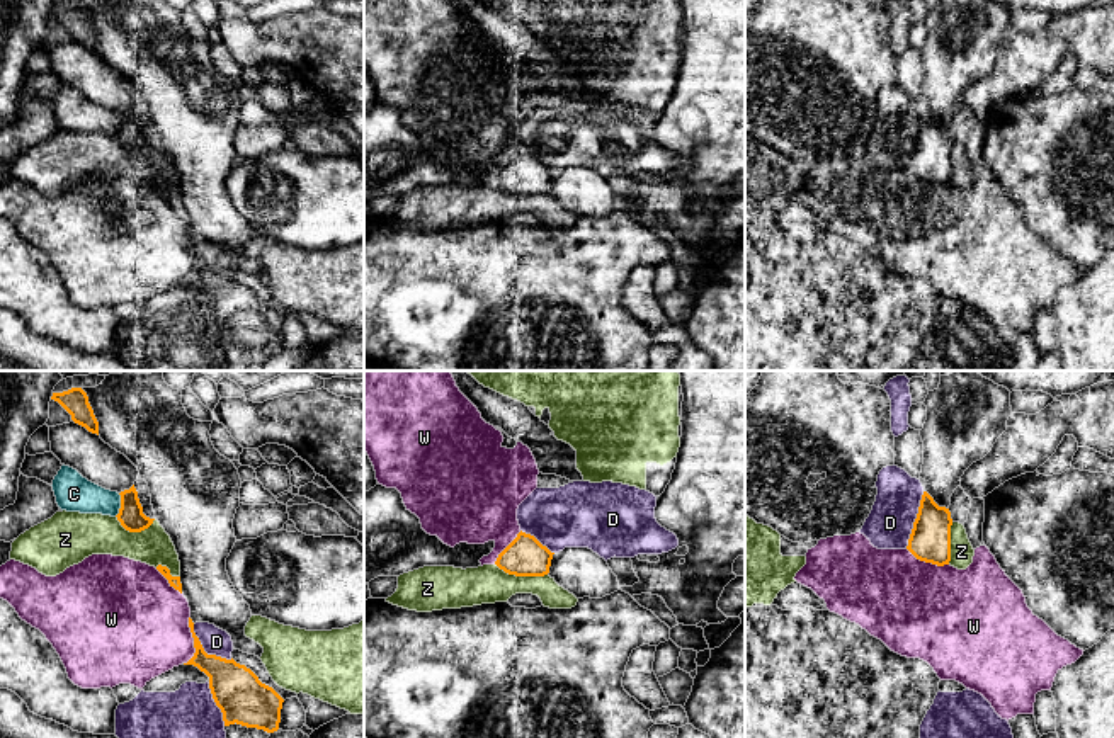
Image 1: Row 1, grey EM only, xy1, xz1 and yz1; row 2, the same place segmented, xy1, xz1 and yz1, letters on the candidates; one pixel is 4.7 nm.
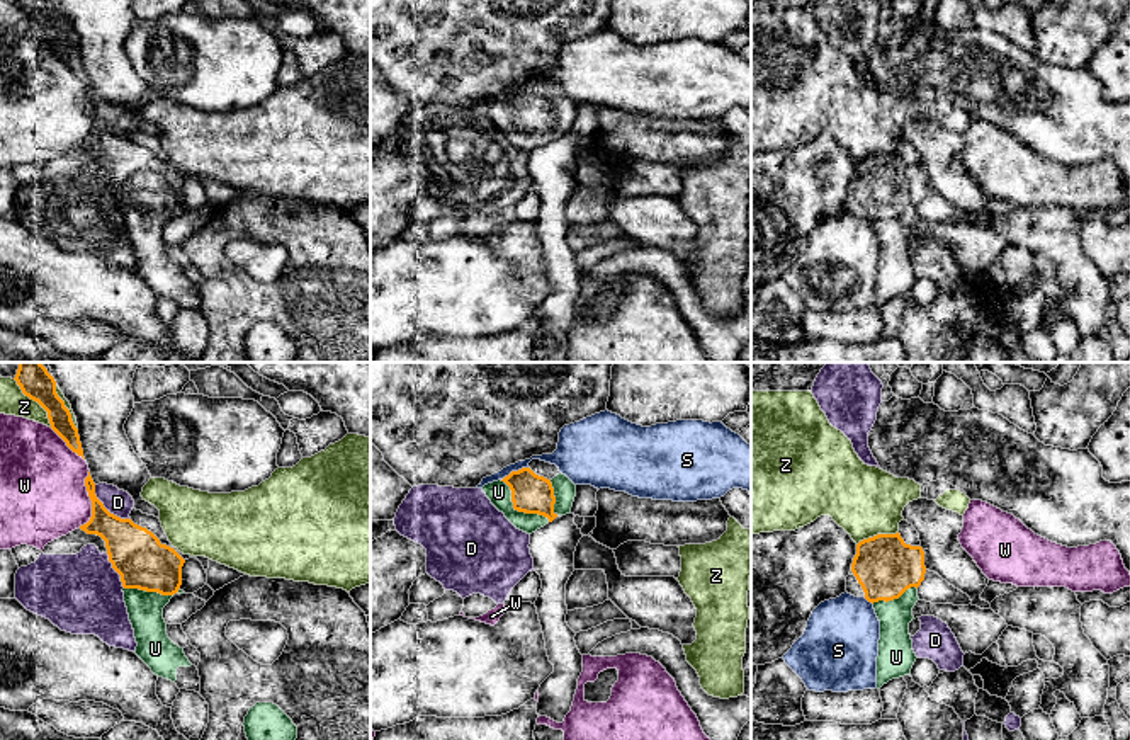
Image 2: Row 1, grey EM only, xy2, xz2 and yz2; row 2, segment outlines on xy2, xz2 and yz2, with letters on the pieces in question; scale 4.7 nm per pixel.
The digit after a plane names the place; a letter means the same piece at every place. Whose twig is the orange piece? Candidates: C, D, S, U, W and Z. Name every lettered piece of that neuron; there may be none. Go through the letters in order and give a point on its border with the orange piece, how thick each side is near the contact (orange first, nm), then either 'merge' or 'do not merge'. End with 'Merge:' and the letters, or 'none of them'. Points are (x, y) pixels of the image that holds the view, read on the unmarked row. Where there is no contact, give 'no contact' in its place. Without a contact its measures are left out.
C: meets orange in xy1 at (121, 124); 120 nm thick on the orange side, 180 nm on the other; do not merge
D: meets orange in yz1 at (915, 140); 190 nm thick on the orange side, 220 nm on the other; do not merge
S: meets orange in xz2 at (514, 91); 190 nm thick on the orange side, 110 nm on the other; do not merge
U: meets orange in xz2 at (517, 128); 190 nm thick on the orange side, 110 nm on the other; merge
W: meets orange in xy2 at (90, 118); 190 nm thick on the orange side, 420 nm on the other; do not merge
Z: meets orange in xz1 at (521, 194); 190 nm thick on the orange side, 180 nm on the other; do not merge
Merge: U

